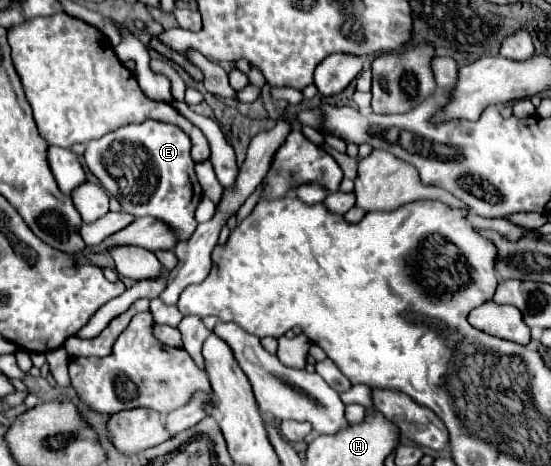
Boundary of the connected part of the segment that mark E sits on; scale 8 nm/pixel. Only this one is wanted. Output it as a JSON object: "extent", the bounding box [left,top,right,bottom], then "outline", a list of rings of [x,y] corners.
{"extent":[85,119,203,239],"outline":[[[147,119],[143,123],[121,125],[101,139],[89,141],[85,163],[101,181],[103,189],[117,197],[123,211],[143,217],[151,215],[173,227],[177,237],[189,239],[197,227],[195,209],[203,197],[195,177],[195,161],[189,155],[189,135],[171,123]]]}

